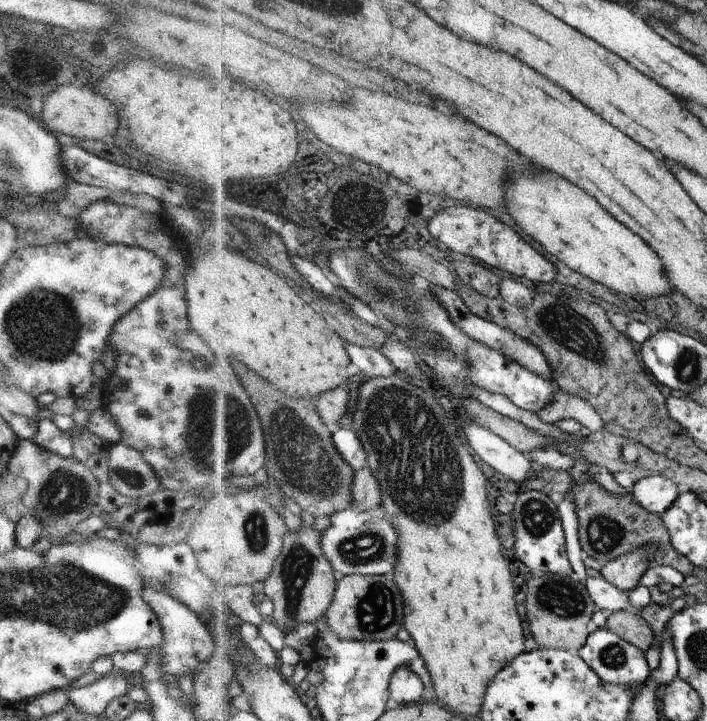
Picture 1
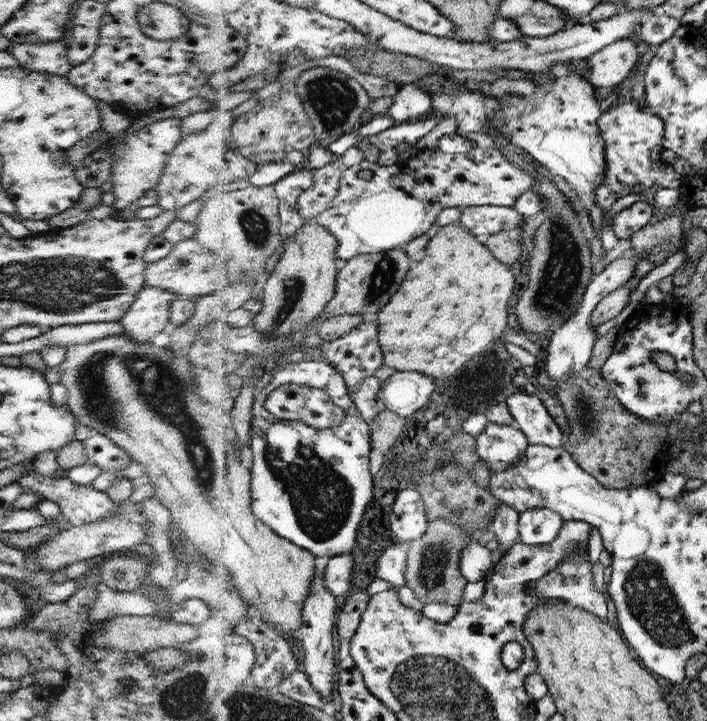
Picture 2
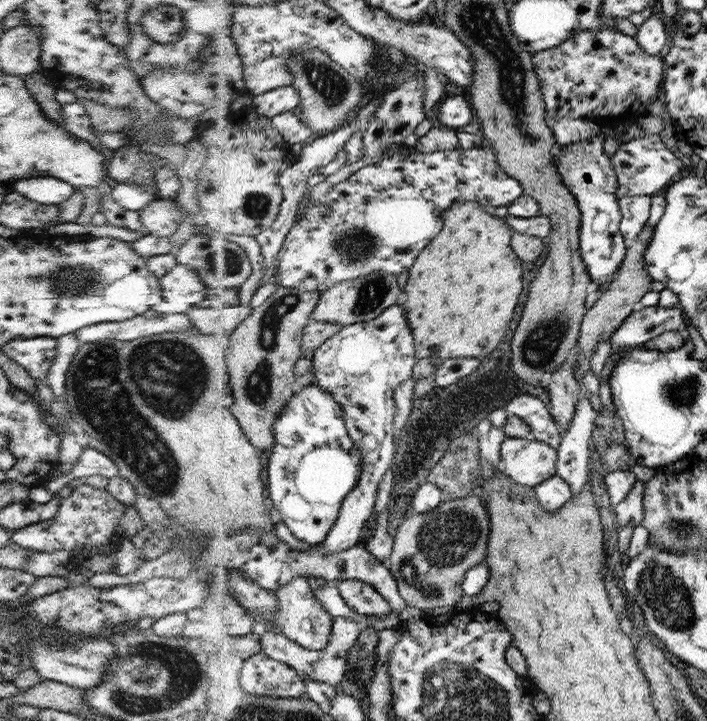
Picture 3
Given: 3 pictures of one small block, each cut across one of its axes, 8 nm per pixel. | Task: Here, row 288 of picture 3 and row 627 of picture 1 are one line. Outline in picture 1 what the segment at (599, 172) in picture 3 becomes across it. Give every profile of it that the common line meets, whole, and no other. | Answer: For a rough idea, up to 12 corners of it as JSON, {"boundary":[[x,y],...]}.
{"boundary":[[592,632],[576,653],[608,684],[639,690],[652,673],[645,652]]}

